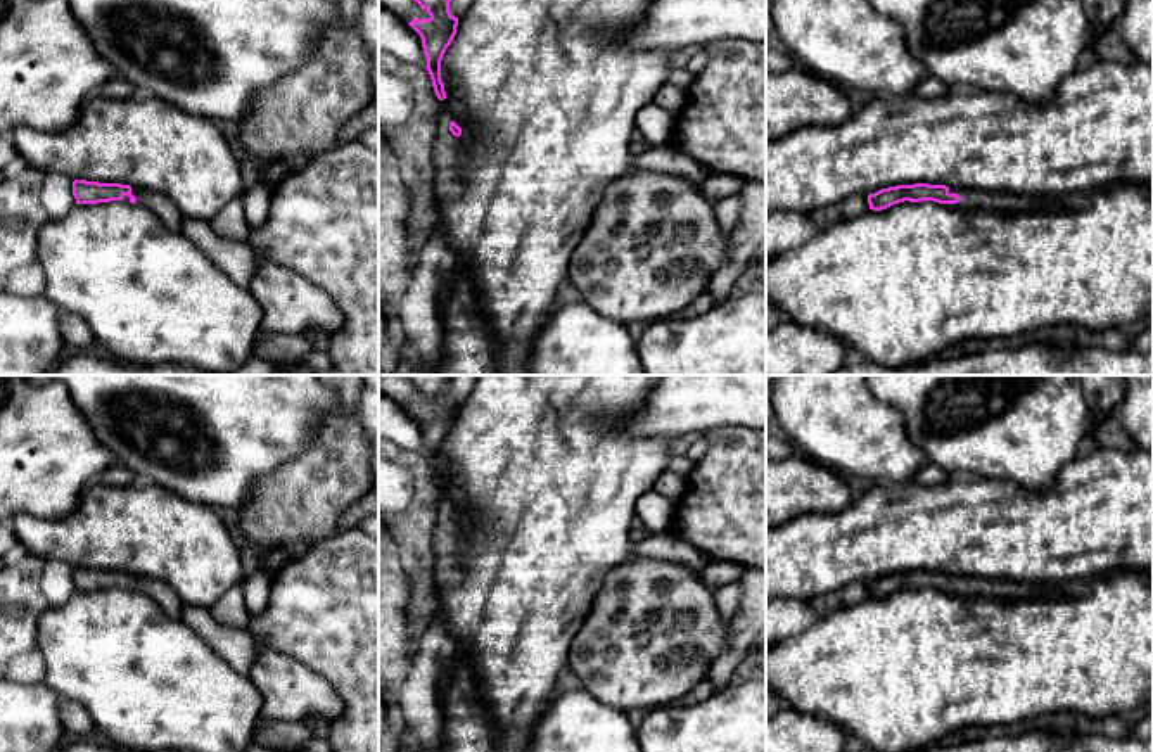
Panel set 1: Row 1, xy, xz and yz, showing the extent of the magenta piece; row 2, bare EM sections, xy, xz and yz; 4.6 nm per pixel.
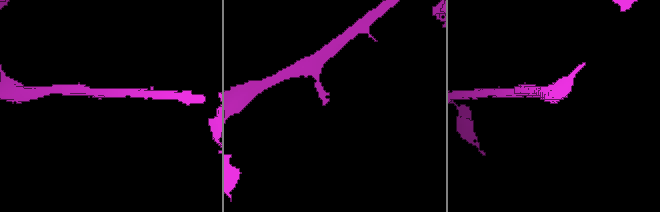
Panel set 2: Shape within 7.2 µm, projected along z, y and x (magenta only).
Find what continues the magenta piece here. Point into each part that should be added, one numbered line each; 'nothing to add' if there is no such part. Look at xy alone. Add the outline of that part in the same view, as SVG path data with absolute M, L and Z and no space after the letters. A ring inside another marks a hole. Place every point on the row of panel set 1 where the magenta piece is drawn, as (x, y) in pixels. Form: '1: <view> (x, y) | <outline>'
1: xy (168, 213) | M131 187L131 195L137 197L137 206L147 207L169 232L180 232L183 214L169 197L135 187Z

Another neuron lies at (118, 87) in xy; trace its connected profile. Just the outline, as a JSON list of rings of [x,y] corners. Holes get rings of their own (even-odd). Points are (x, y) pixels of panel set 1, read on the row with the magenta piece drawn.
[[[114,76],[109,80],[100,90],[99,95],[109,97],[109,99],[130,99],[138,97],[140,93],[135,90],[131,83],[128,83],[121,76]]]

